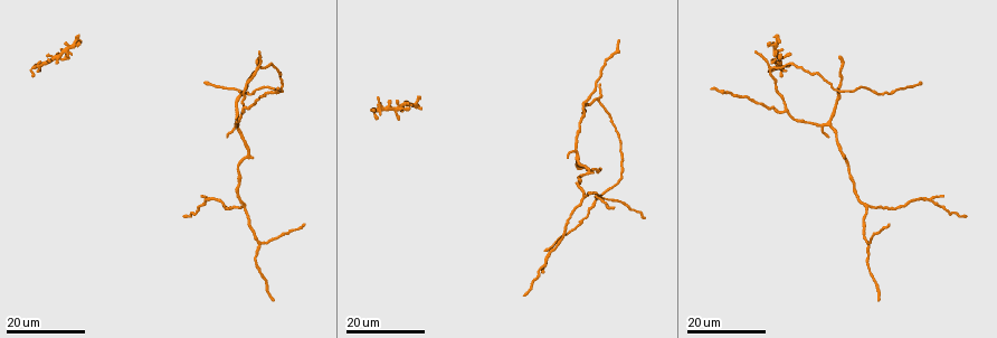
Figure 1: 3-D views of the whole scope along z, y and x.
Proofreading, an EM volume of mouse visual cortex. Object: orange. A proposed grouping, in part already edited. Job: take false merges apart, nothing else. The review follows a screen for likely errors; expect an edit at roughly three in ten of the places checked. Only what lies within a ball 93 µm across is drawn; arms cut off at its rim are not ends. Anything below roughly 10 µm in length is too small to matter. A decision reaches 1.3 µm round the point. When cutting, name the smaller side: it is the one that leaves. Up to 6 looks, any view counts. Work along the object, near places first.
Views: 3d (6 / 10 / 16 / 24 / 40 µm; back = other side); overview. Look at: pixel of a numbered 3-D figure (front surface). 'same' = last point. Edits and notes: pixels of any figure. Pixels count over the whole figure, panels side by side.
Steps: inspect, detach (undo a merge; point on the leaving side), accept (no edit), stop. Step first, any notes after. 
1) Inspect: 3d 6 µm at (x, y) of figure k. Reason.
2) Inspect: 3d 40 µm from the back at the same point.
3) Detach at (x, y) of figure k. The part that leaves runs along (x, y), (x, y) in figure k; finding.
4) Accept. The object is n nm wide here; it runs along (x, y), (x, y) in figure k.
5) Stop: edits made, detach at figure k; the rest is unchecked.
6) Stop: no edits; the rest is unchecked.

Inspect: 3d 16 µm at (582, 114) of figure 1.

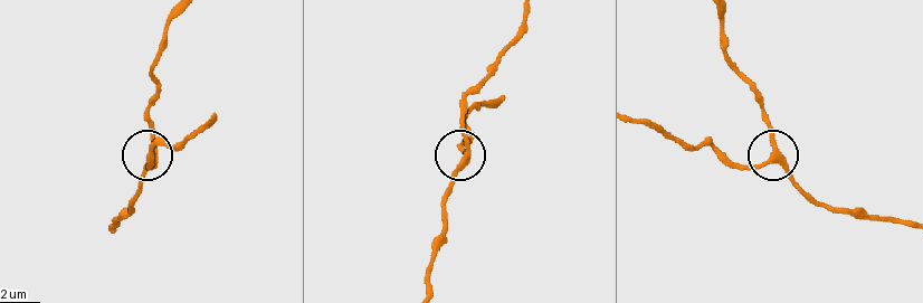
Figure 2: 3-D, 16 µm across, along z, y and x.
Inspect: 3d 6 µm at (773, 161) of figure 2.

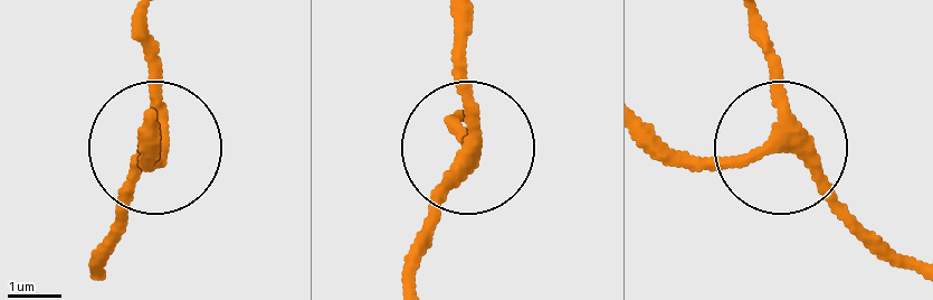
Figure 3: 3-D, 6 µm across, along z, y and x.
Accept. 3 arms meet here; one neuron here.

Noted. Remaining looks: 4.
Inspect: 3d 16 µm at (245, 205) of figure 1. Three-way junction.

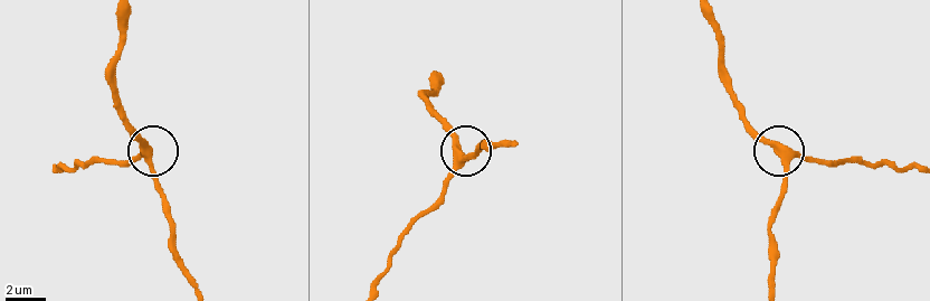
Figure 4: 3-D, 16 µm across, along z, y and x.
Inspect: 3d 6 µm at (151, 159) of figure 4.

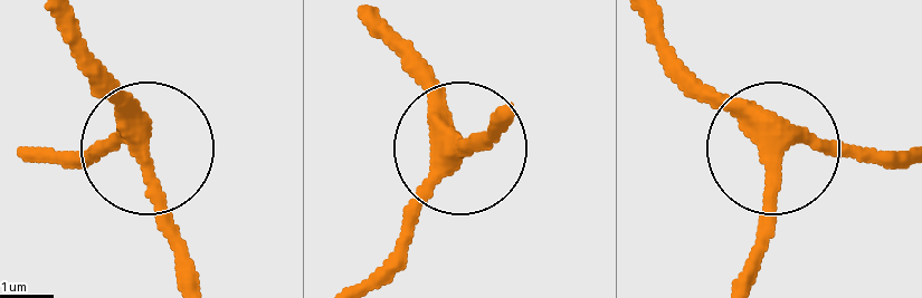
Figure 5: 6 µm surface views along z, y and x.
Accept. The object is 320 nm wide here; all the same neuron.

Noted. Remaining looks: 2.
Inspect: 3d 16 µm at (831, 122) of figure 1. Branch point.

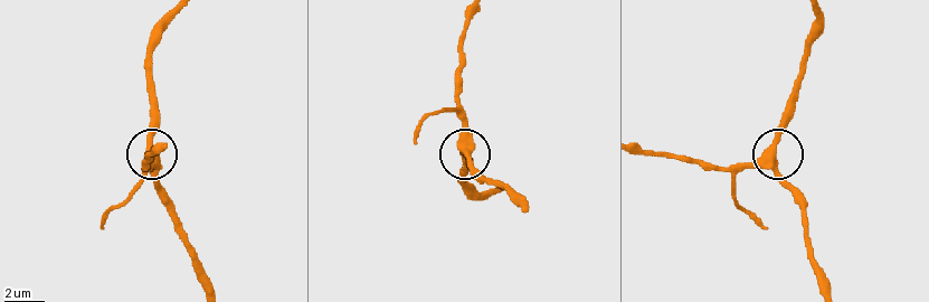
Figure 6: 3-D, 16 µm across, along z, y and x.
Inspect: 3d 6 µm at (463, 146) of figure 6.

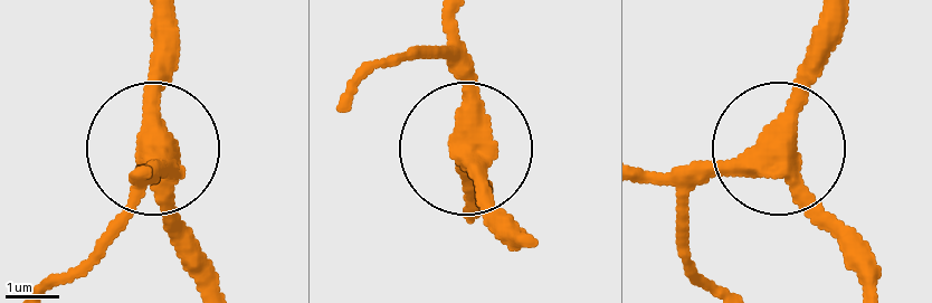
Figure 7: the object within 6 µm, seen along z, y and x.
Accept. The object is 430 nm wide here; it runs along (148, 169), (161, 18) in figure 7; all the same neuron.

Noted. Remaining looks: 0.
Stop: no edits; the rest is unchecked.

